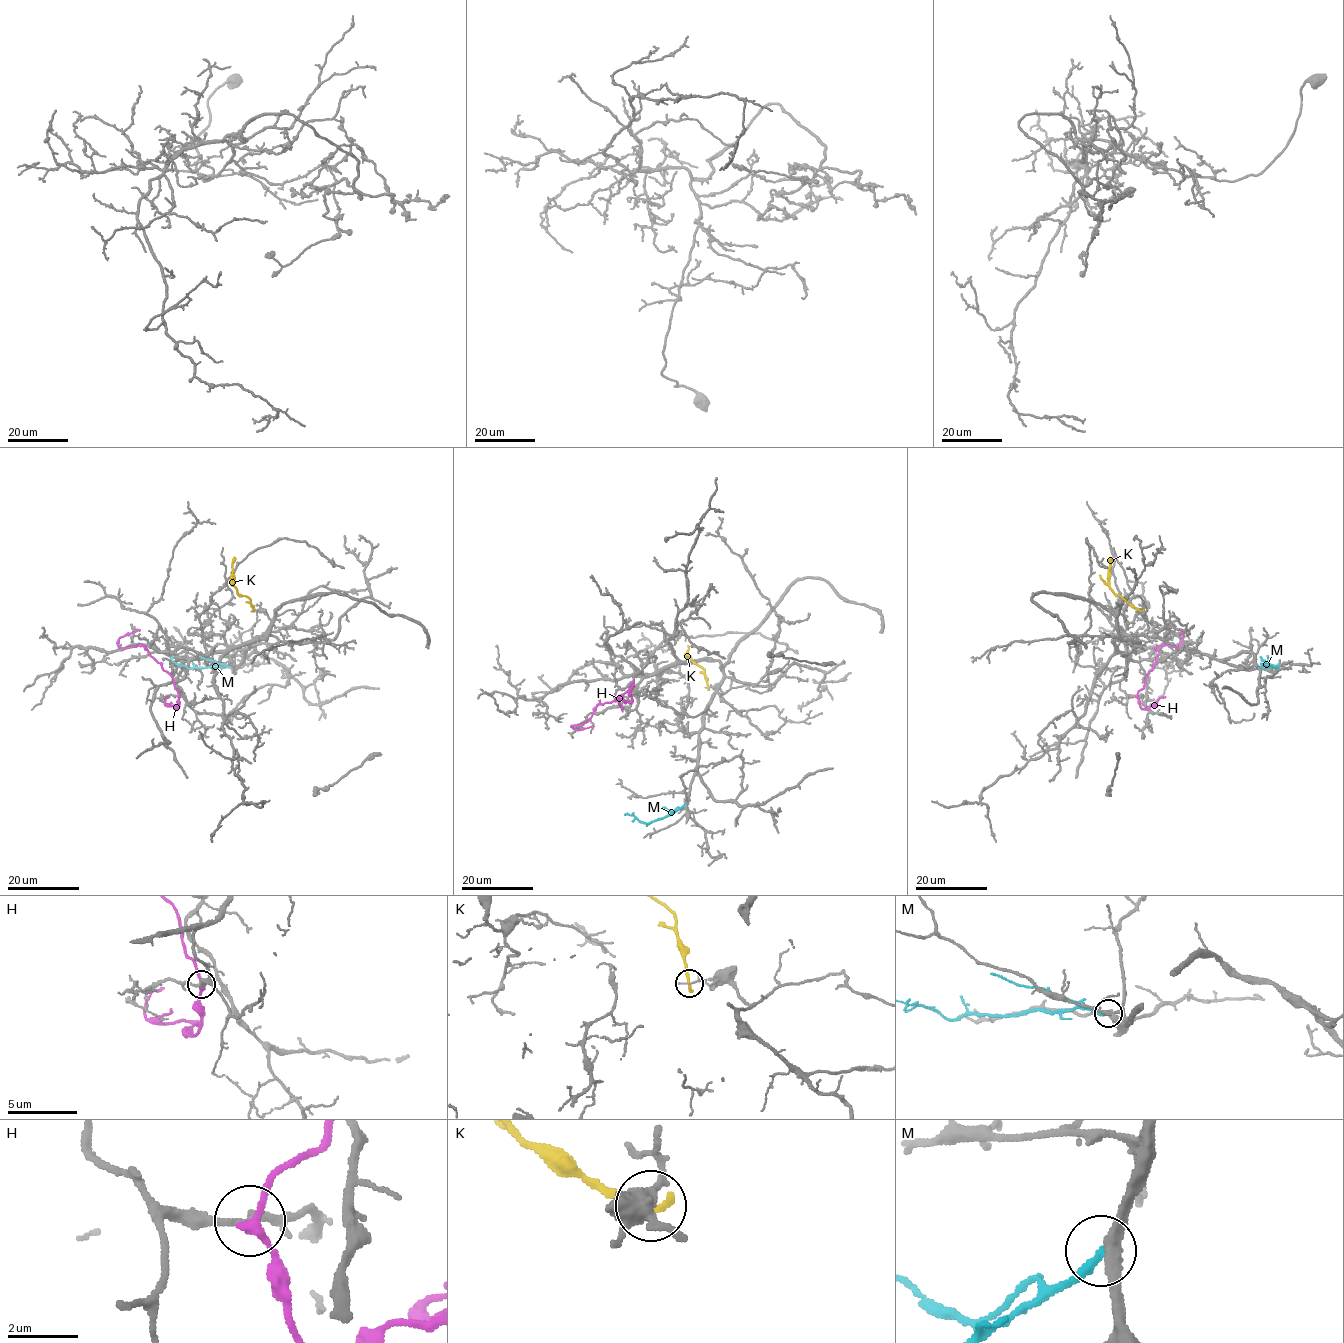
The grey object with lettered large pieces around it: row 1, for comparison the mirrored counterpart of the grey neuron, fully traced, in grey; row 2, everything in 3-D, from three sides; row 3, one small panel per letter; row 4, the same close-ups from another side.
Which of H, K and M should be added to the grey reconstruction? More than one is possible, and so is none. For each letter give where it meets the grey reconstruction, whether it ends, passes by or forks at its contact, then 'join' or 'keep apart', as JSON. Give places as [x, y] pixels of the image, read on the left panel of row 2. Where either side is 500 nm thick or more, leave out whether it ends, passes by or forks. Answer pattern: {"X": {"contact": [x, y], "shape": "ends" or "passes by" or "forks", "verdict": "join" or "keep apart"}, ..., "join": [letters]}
{"H": {"contact": [179, 696], "shape": "passes by", "verdict": "keep apart"}, "K": {"contact": [254, 610], "shape": "ends", "verdict": "keep apart"}, "M": {"contact": [230, 667], "shape": "ends", "verdict": "join"}, "join": ["M"]}

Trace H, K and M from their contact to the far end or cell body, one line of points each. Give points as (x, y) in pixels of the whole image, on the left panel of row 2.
H: (179, 696), (173, 677), (143, 645), (120, 647), (118, 645), (120, 636), (139, 629)
K: (253, 610), (251, 600), (241, 596), (231, 582), (232, 563), (235, 557)
M: (230, 667), (188, 668), (175, 663), (171, 659), (173, 655)

